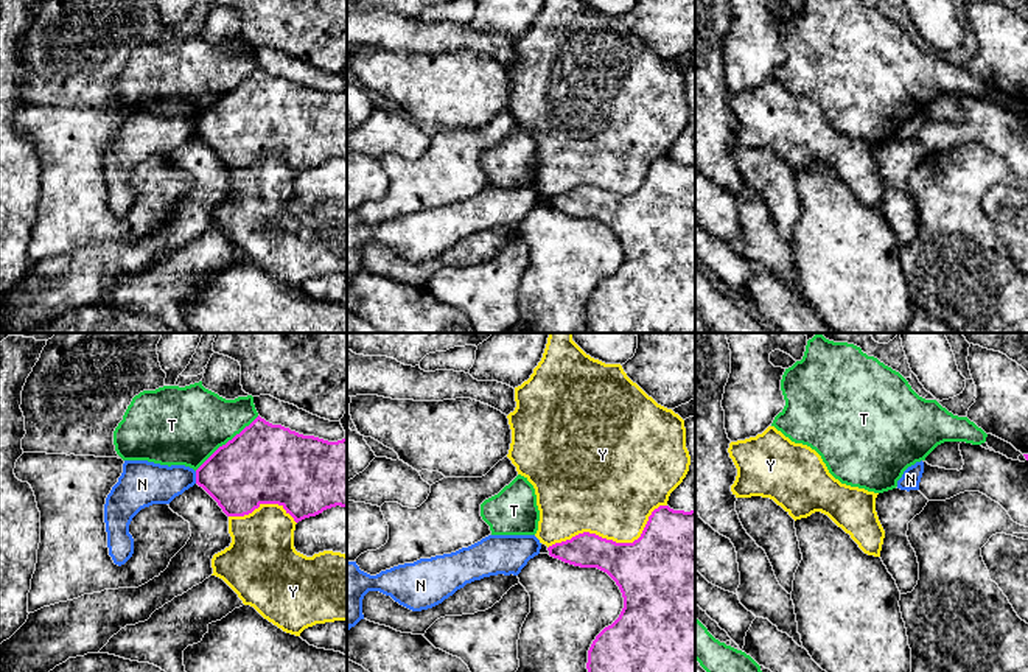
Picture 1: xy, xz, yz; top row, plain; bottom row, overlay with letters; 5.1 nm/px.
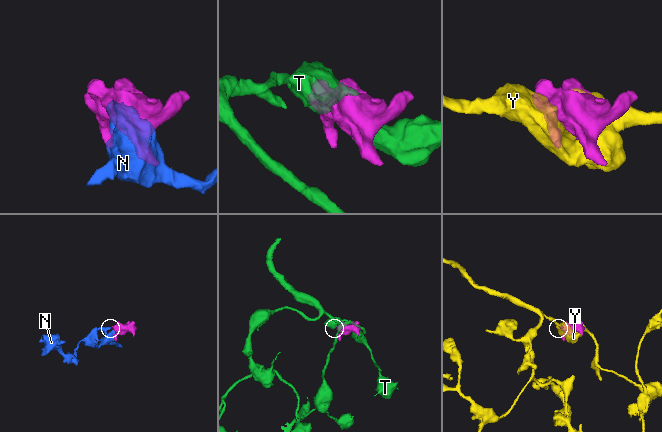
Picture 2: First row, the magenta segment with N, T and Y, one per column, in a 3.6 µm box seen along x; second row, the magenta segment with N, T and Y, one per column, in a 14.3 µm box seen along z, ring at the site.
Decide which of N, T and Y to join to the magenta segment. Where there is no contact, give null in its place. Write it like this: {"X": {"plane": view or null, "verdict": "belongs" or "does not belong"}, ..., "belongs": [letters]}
{"N": {"plane": "xy", "verdict": "does not belong"}, "T": {"plane": "xy", "verdict": "does not belong"}, "Y": {"plane": "xz", "verdict": "does not belong"}, "belongs": []}

